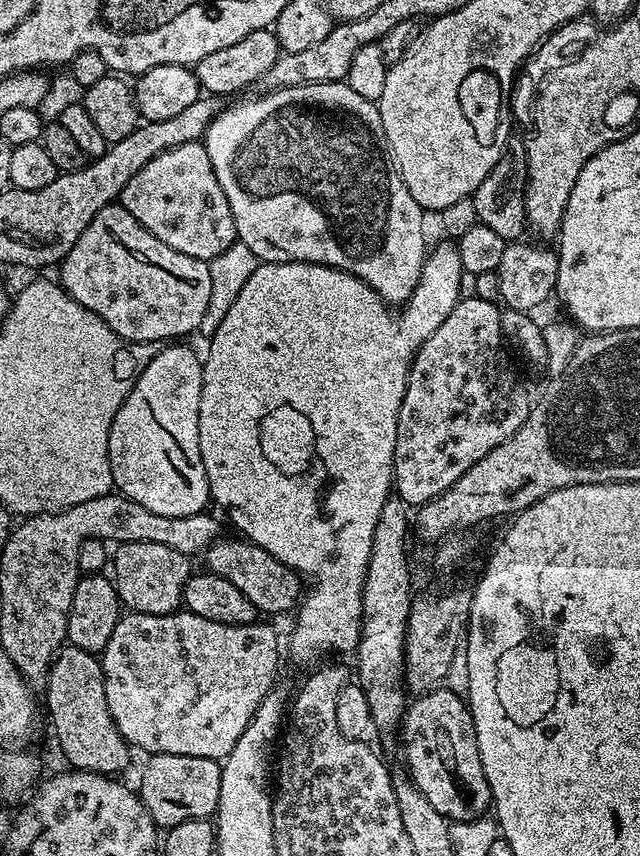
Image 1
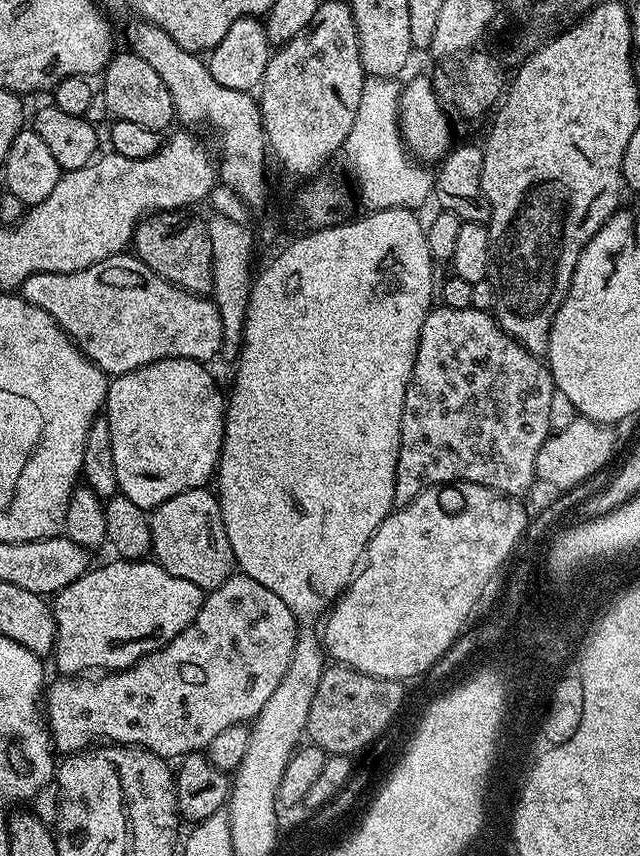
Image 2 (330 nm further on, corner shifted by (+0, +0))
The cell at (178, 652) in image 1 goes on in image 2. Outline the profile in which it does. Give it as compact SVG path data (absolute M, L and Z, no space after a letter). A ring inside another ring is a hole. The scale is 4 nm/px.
M233 574L226 583L211 589L205 595L204 605L196 621L190 626L186 626L186 630L182 630L182 634L175 636L170 643L164 645L157 652L149 652L119 670L97 675L100 676L97 680L91 680L91 675L88 674L64 674L56 678L60 680L54 681L53 684L51 681L42 697L42 712L46 717L46 727L50 733L51 743L54 745L55 751L60 754L71 754L89 747L95 741L92 740L95 736L105 736L108 739L105 741L115 742L120 746L149 748L154 755L165 758L173 758L172 756L183 758L192 752L207 749L208 744L214 742L217 734L222 734L222 730L226 730L226 726L248 724L256 719L262 706L266 706L266 702L270 702L270 694L274 694L274 690L278 690L278 682L282 682L282 678L290 666L290 658L294 654L297 635L298 625L294 614L290 610L290 606L286 606L286 602L282 602L282 598L278 598L278 594L266 590L266 586L262 586L262 582L254 582L254 578L243 574Z

